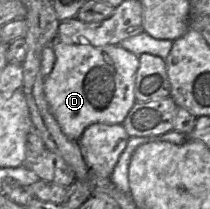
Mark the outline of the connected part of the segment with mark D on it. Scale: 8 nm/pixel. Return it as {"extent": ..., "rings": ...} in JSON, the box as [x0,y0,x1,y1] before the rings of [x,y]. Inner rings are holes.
{"extent":[44,38,139,142],"rings":[[[58,38],[50,47],[55,54],[55,63],[51,73],[44,78],[44,94],[63,133],[78,142],[83,131],[93,123],[122,124],[136,102],[134,84],[139,57],[119,45],[69,44]]]}

